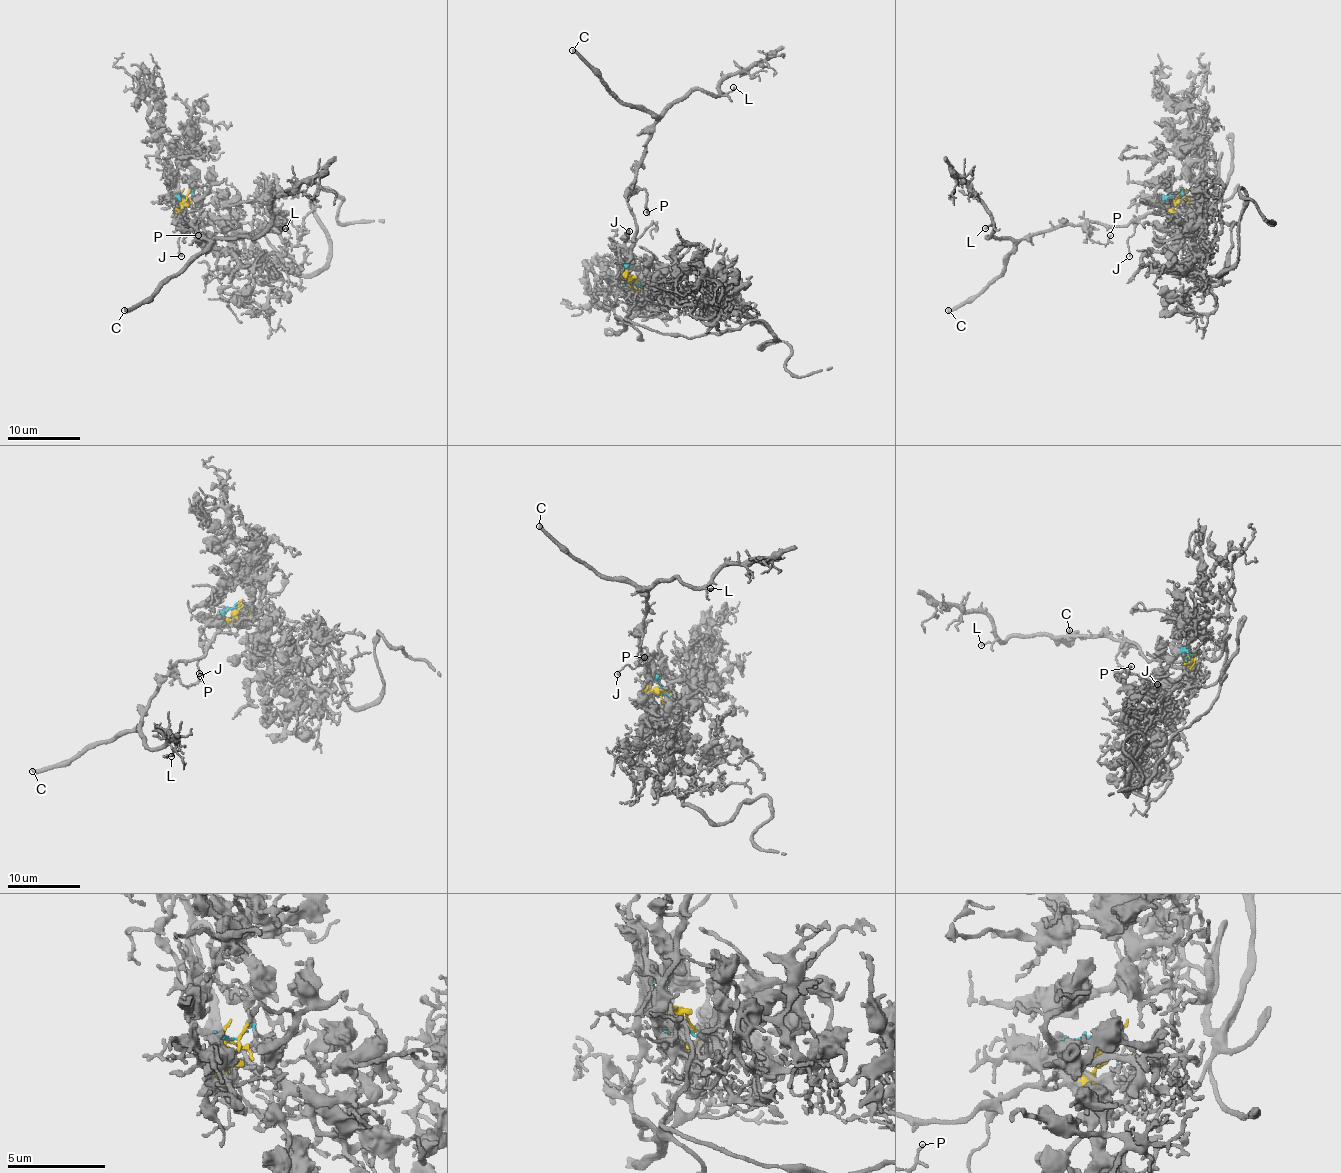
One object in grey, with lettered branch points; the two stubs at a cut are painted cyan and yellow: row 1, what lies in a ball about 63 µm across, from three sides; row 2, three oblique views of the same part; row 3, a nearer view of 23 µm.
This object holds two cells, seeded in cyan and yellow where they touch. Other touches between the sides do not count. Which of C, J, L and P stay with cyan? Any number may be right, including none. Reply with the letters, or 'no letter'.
no letter

